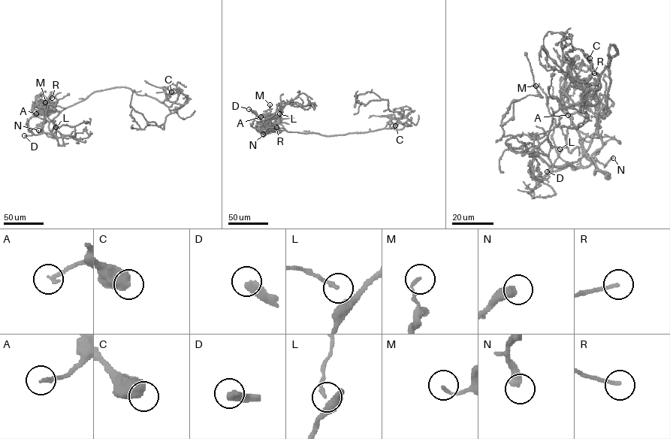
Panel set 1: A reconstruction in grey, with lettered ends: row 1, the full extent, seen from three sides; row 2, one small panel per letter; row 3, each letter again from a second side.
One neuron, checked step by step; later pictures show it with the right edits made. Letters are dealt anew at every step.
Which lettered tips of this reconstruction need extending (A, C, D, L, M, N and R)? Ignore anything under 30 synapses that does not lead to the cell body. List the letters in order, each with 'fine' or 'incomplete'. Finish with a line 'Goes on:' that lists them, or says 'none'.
A: incomplete
C: fine
D: incomplete
L: fine
M: fine
N: fine
R: fine
Goes on: A, D

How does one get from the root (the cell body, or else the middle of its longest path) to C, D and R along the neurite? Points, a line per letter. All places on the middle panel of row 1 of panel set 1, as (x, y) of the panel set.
C: (336, 135), (383, 128), (390, 119), (387, 115), (385, 116), (395, 125)
D: (336, 135), (289, 132), (283, 128), (273, 128), (268, 121), (266, 125), (255, 111), (248, 109)
R: (336, 135), (270, 128), (272, 125), (276, 127)

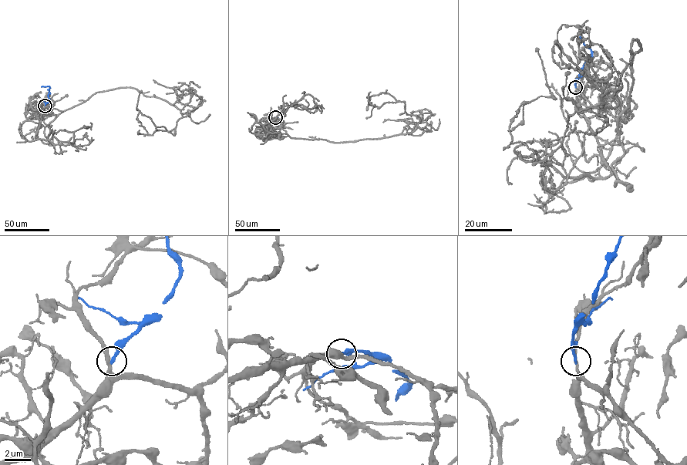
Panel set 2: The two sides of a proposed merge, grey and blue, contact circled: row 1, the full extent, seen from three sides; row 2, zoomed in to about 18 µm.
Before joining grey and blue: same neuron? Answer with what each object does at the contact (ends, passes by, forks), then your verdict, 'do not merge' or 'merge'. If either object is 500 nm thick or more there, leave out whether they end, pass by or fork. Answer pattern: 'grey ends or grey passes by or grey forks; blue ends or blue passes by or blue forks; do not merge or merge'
grey passes by; blue ends; do not merge

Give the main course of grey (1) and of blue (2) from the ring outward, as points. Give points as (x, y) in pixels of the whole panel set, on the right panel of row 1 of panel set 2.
1: (576, 87), (617, 118), (637, 40), (618, 104), (570, 114), (533, 163), (510, 131), (555, 98), (536, 48)
2: (576, 87), (575, 80), (591, 55), (591, 51), (580, 38)

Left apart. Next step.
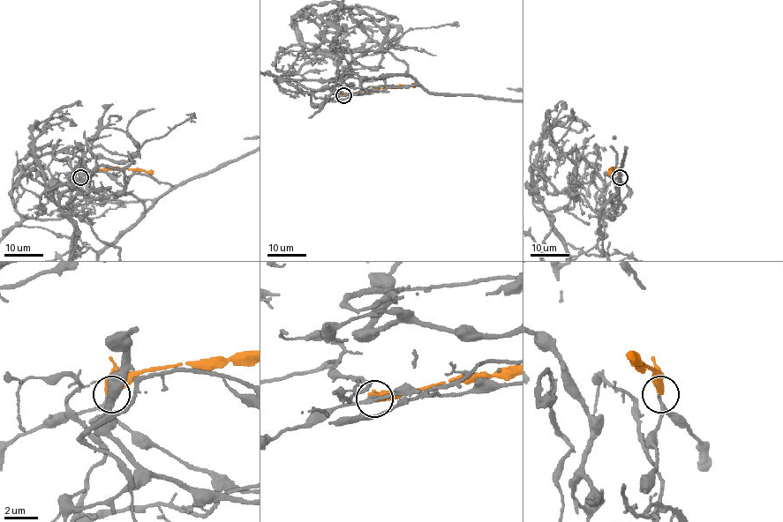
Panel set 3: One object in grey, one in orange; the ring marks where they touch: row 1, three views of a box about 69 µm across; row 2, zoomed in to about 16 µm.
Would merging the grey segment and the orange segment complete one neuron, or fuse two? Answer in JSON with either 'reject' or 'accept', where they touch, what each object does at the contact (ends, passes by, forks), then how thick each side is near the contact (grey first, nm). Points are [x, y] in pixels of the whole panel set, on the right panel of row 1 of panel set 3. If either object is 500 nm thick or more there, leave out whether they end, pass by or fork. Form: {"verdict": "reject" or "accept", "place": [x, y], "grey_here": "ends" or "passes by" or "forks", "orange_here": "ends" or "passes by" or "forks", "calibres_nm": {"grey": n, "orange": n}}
{"verdict": "accept", "place": [620, 177], "calibres_nm": {"grey": 220, "orange": 600}}

